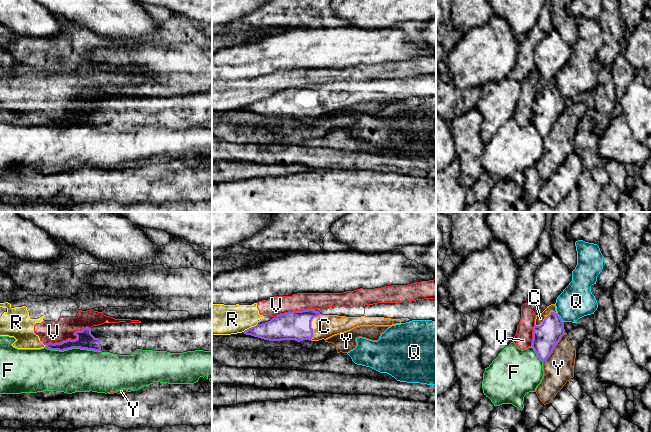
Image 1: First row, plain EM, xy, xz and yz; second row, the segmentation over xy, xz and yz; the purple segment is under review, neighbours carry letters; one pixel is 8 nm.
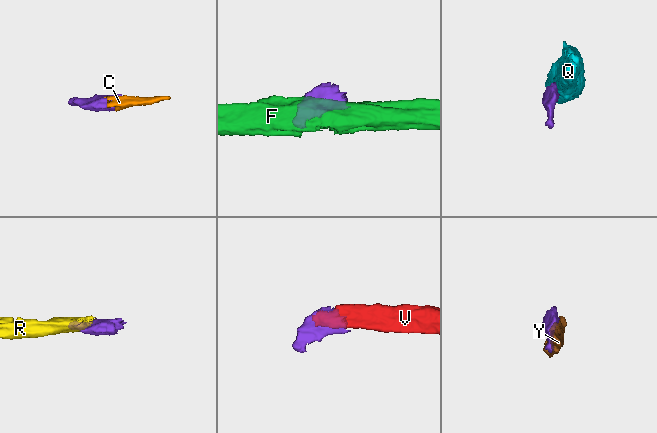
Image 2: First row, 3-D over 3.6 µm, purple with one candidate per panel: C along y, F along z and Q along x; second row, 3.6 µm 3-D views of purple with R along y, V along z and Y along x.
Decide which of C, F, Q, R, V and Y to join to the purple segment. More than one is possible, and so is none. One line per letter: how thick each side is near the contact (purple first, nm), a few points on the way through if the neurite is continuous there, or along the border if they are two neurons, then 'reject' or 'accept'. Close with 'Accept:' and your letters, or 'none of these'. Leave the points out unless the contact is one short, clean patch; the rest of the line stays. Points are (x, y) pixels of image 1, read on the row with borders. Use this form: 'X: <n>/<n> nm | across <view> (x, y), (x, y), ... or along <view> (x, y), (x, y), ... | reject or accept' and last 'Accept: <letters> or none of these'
C: 240/190 nm | accept
F: 140/360 nm | reject
Q: 200/280 nm | along yz (556, 313), (563, 322) | reject
R: 200/240 nm | along xz (257, 323), (243, 332) | reject
V: 140/180 nm | along xy (90, 327), (77, 330), (74, 339), (45, 344) | reject
Y: 200/240 nm | reject
Accept: C

